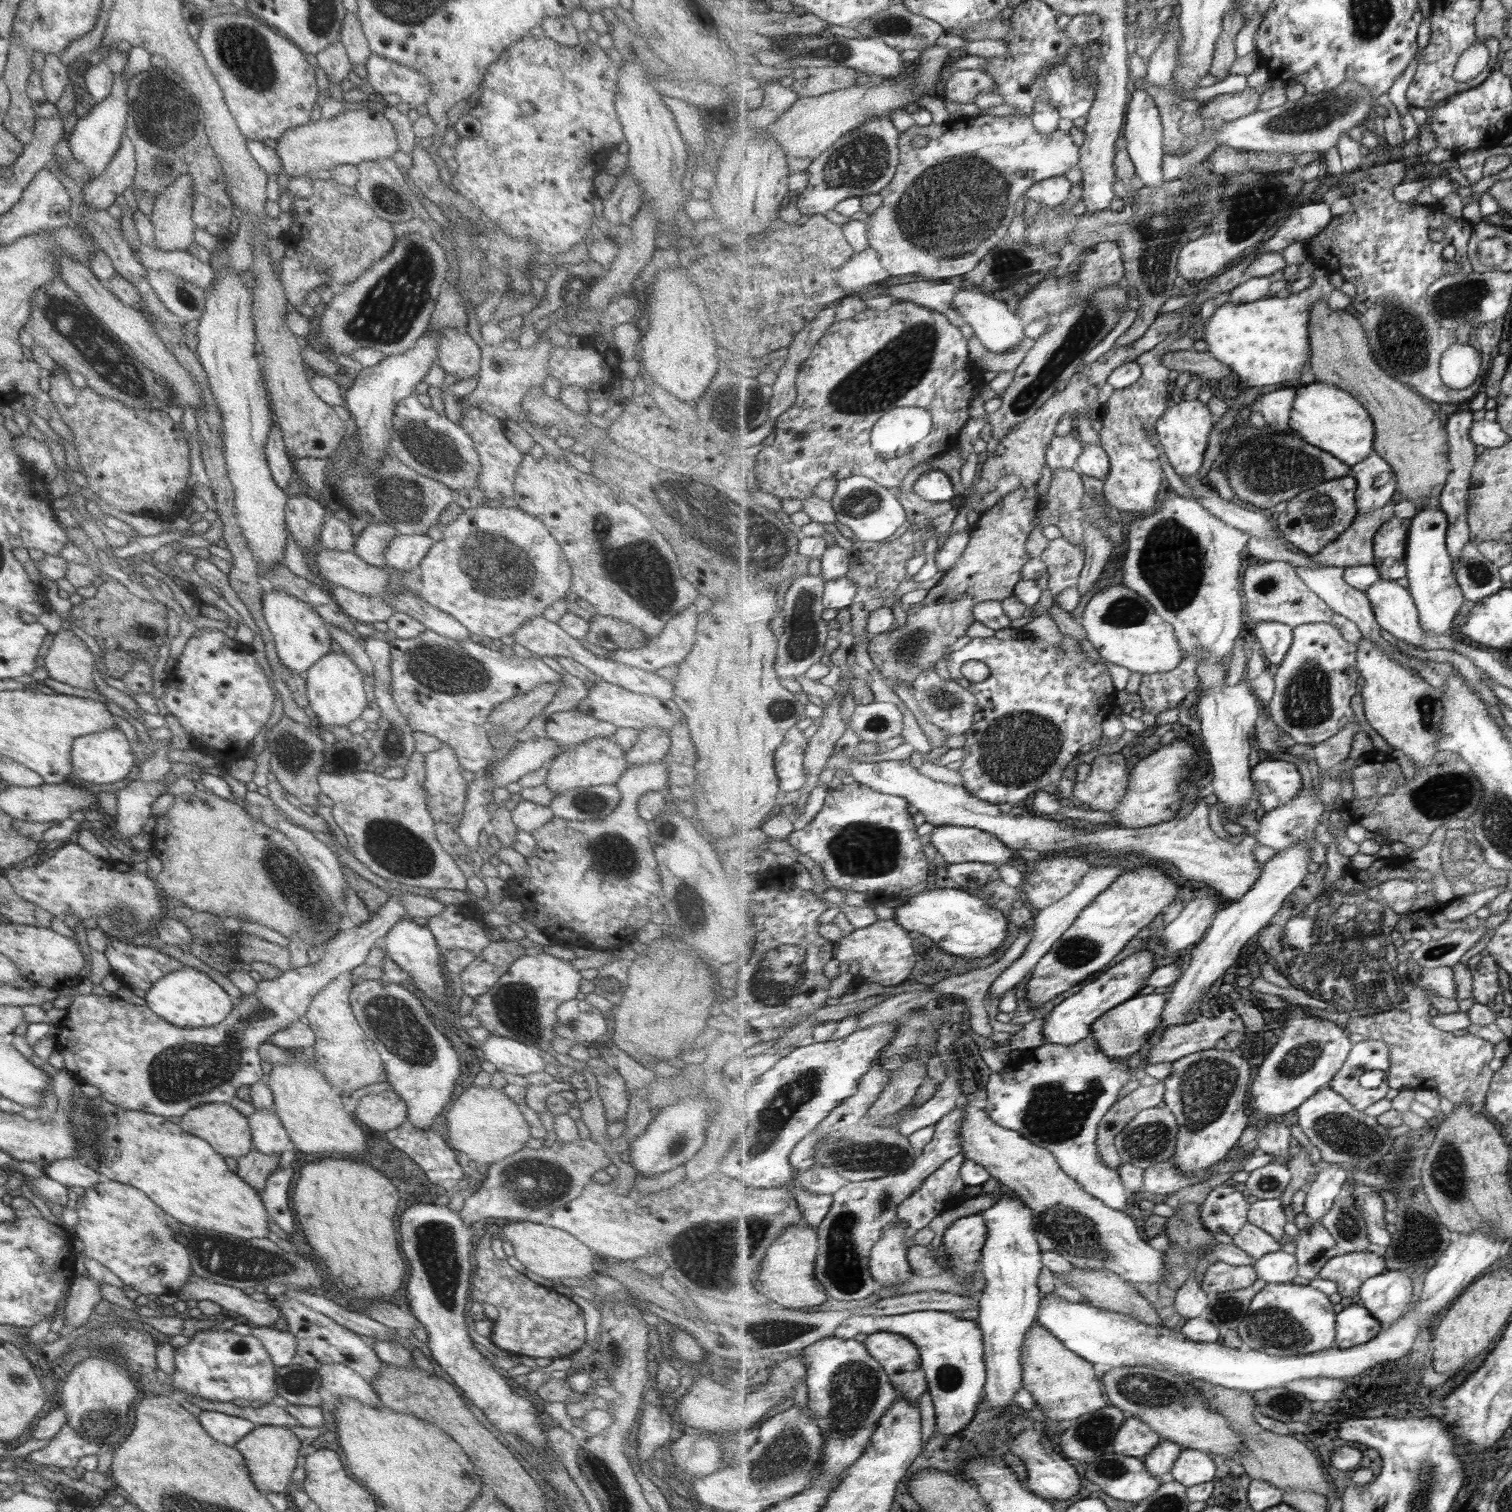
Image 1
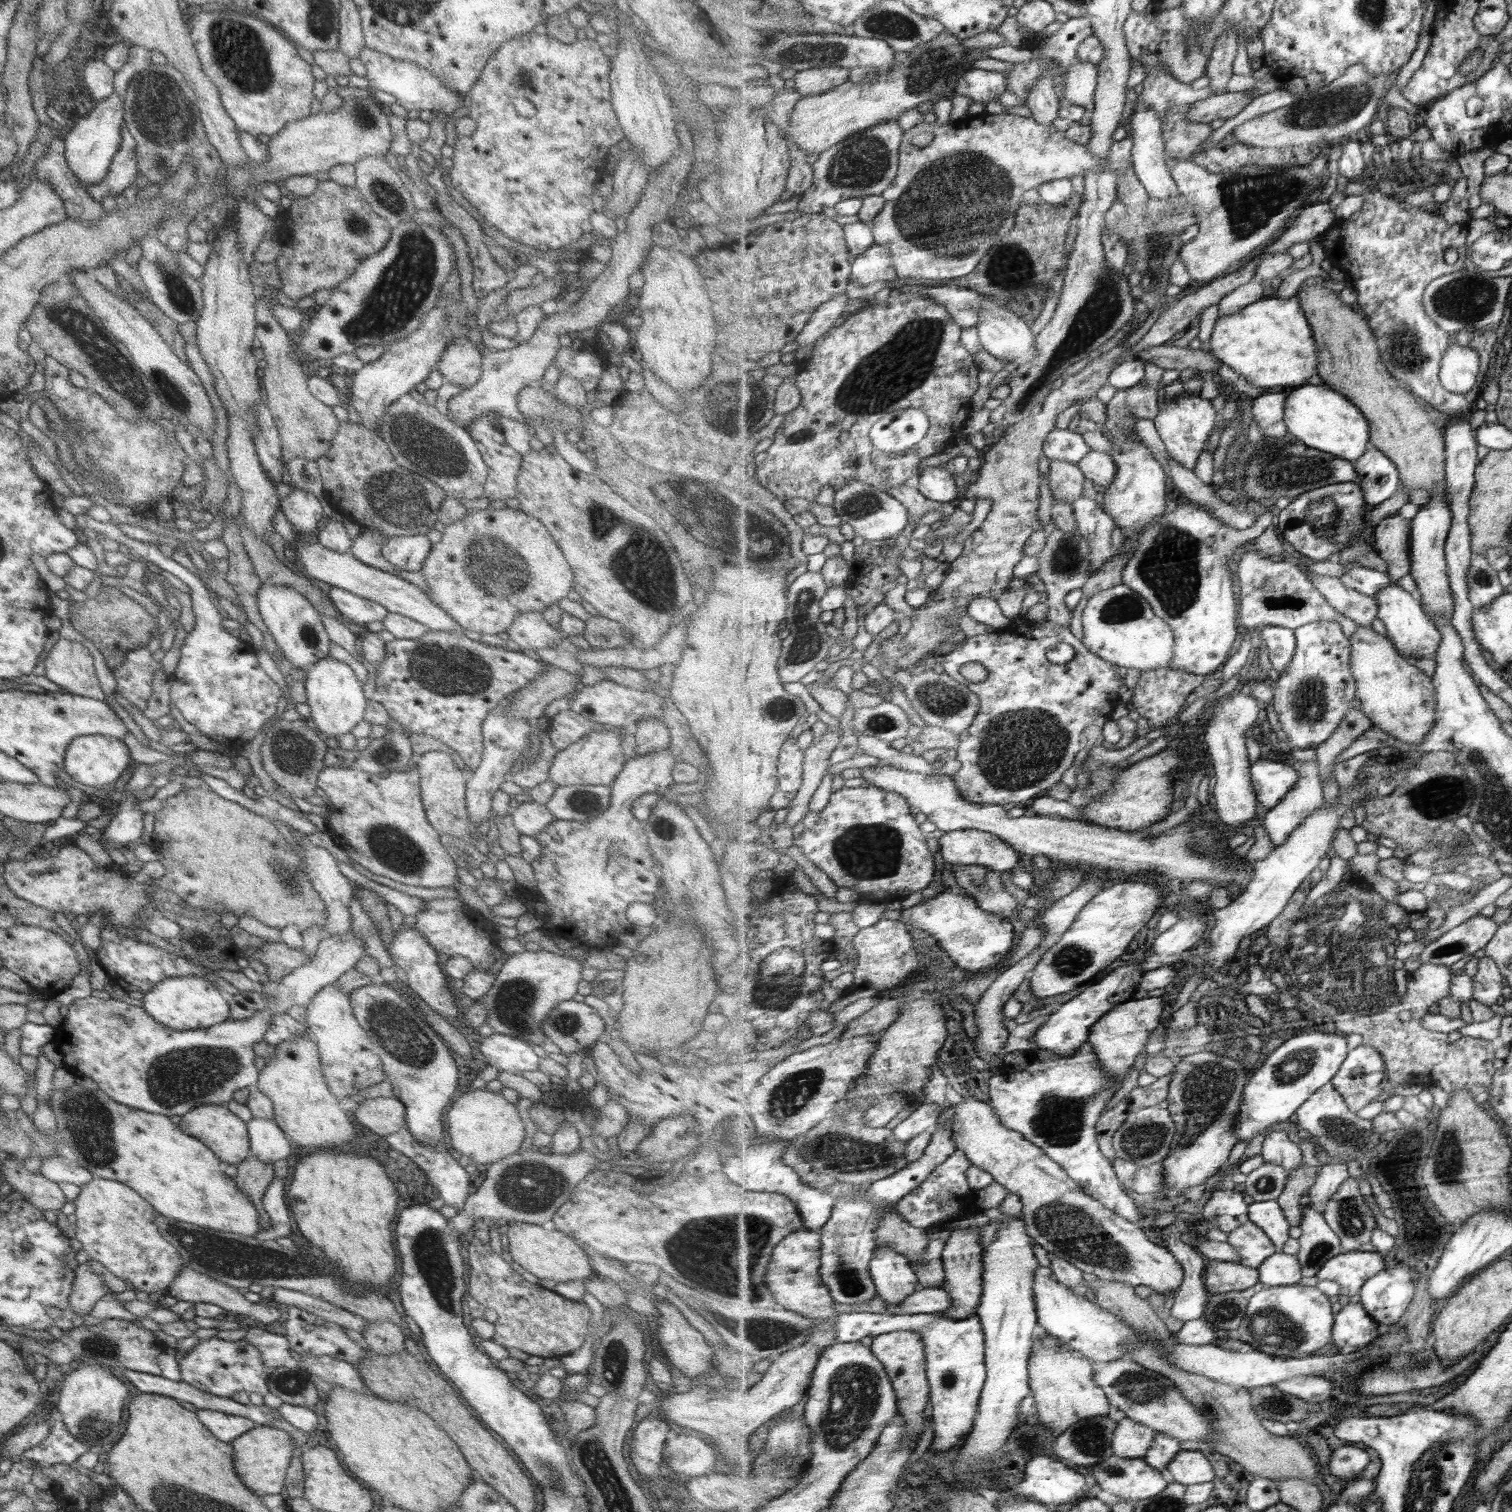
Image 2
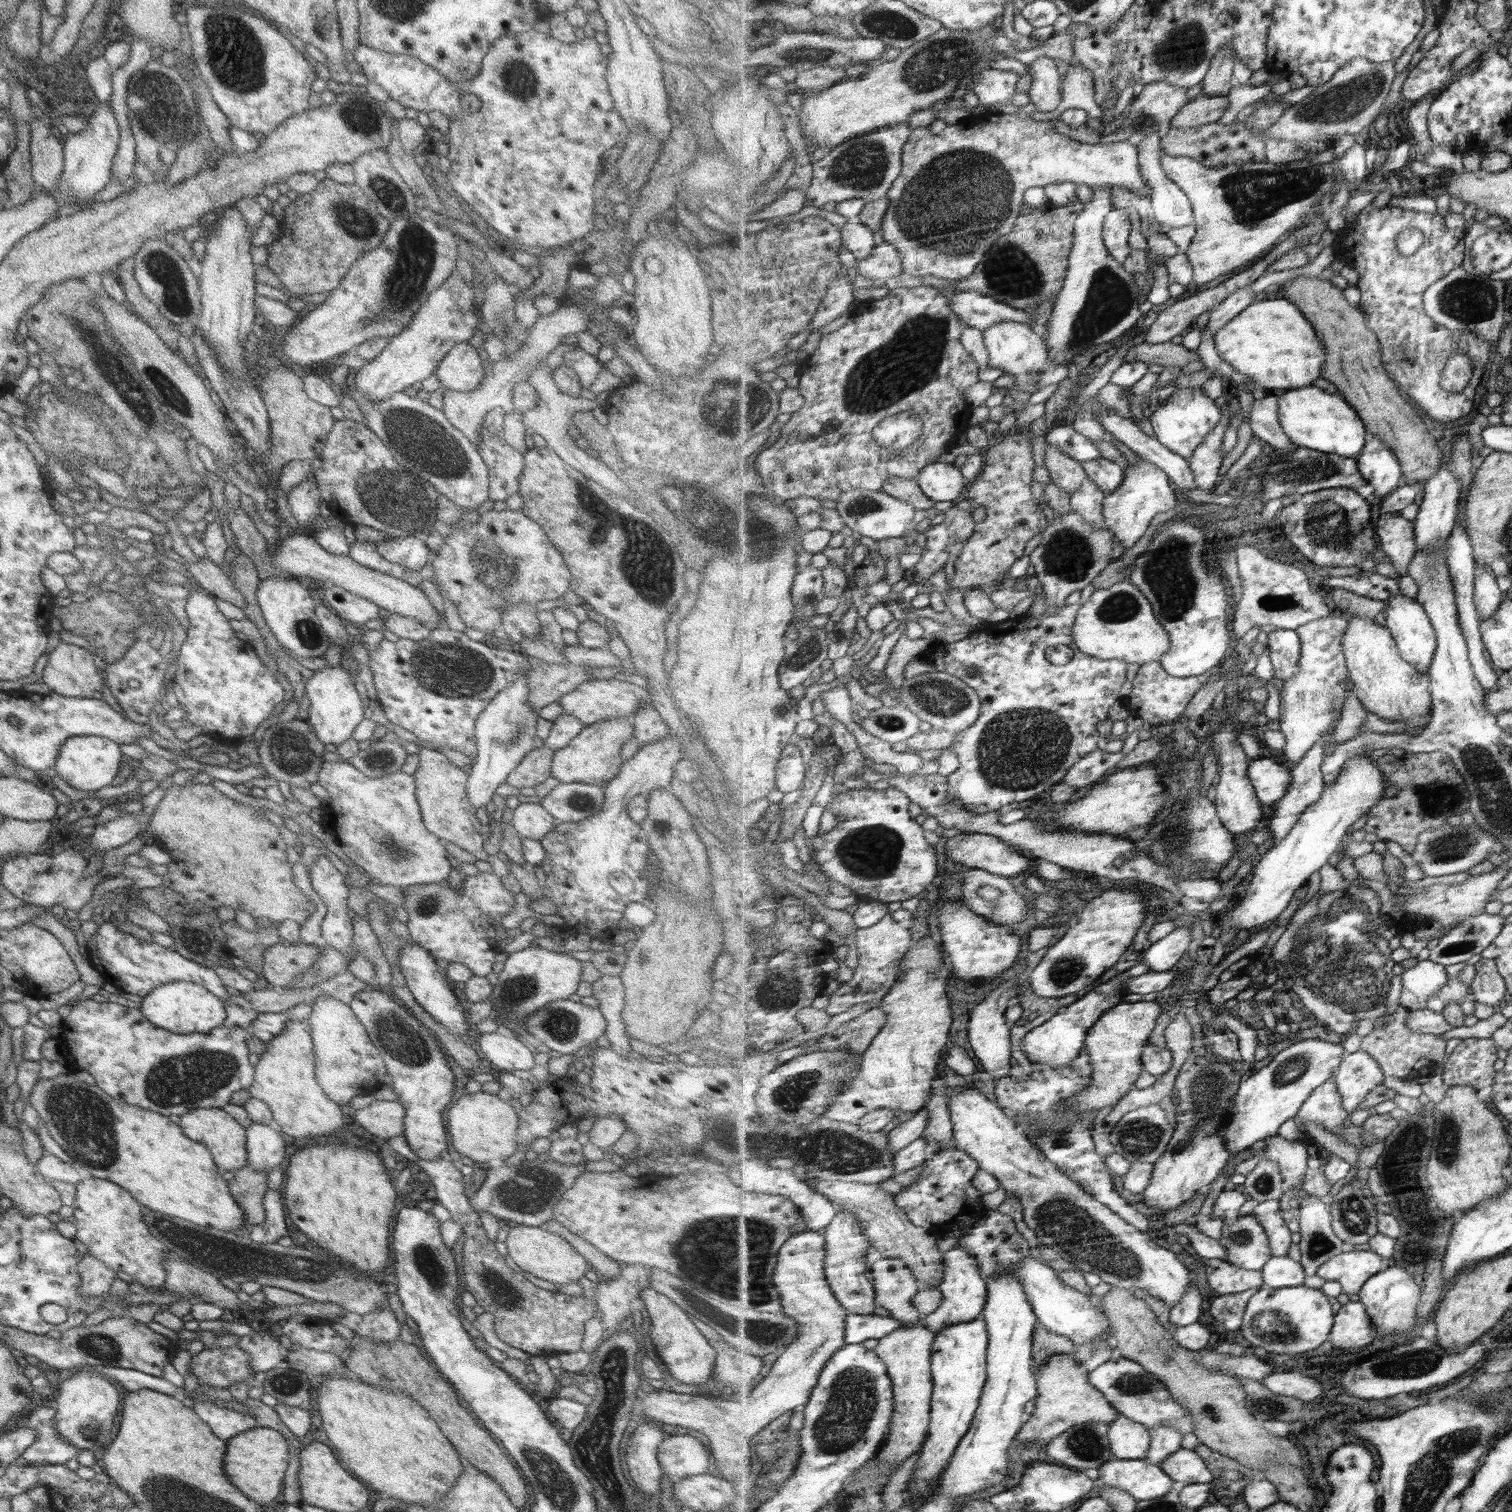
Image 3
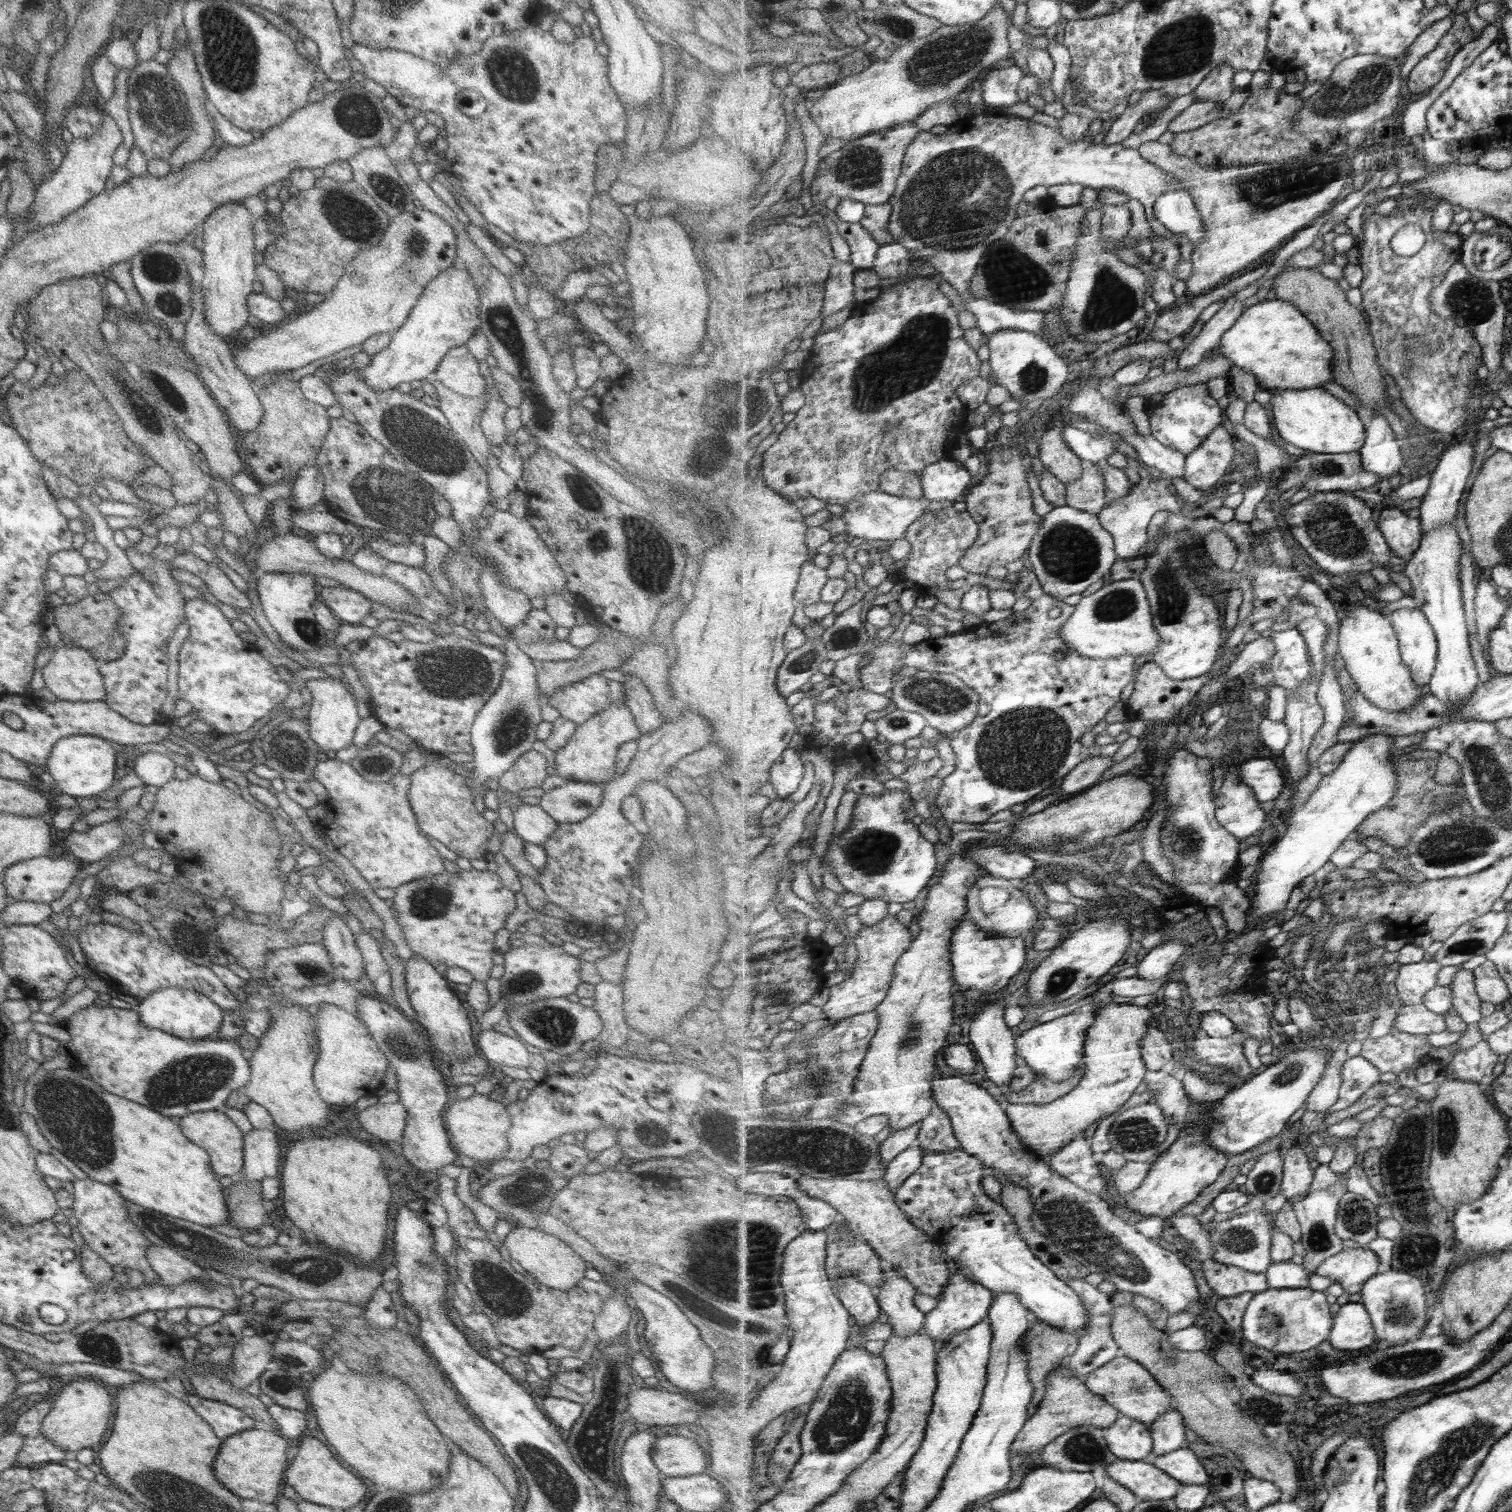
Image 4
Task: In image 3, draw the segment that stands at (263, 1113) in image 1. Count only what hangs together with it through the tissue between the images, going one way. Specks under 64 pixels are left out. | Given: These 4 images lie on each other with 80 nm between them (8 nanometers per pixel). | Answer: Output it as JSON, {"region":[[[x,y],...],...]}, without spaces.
{"region":[[[249,1124],[244,1128],[245,1165],[253,1172],[268,1174],[285,1158],[281,1136],[267,1125]]]}

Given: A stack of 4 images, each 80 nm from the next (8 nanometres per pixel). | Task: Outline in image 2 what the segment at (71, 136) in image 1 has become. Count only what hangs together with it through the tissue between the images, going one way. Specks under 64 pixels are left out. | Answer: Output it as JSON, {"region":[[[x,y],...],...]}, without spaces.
{"region":[[[111,93],[106,99],[96,101],[96,105],[89,114],[75,118],[69,133],[65,134],[64,160],[69,172],[79,180],[81,188],[87,190],[93,184],[99,184],[103,180],[108,165],[111,163],[120,144],[120,130],[124,110],[122,97],[117,93]]]}

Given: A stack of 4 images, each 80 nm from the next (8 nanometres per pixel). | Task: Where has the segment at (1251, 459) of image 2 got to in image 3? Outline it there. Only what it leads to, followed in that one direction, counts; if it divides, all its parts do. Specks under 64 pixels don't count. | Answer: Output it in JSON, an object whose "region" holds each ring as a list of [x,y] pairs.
{"region":[[[1298,447],[1293,452],[1278,453],[1276,451],[1264,463],[1260,480],[1262,480],[1260,500],[1263,503],[1282,496],[1289,496],[1289,494],[1300,494],[1302,496],[1310,492],[1317,492],[1322,488],[1352,488],[1357,490],[1359,486],[1368,482],[1359,470],[1357,458],[1322,453],[1307,447]]]}

